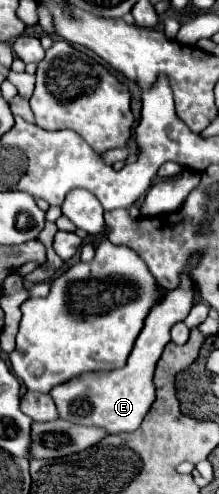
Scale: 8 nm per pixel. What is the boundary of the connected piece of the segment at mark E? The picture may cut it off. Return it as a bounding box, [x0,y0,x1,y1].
[50,277,194,433]

